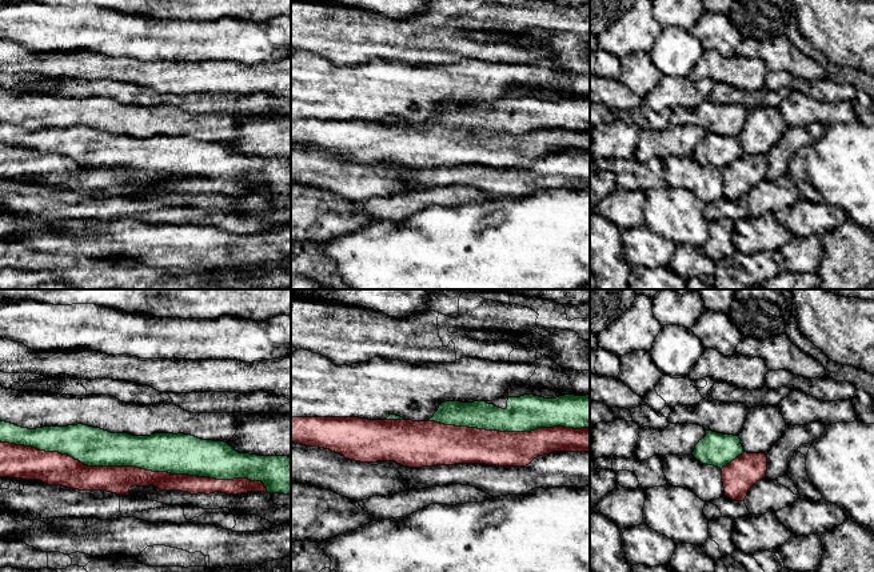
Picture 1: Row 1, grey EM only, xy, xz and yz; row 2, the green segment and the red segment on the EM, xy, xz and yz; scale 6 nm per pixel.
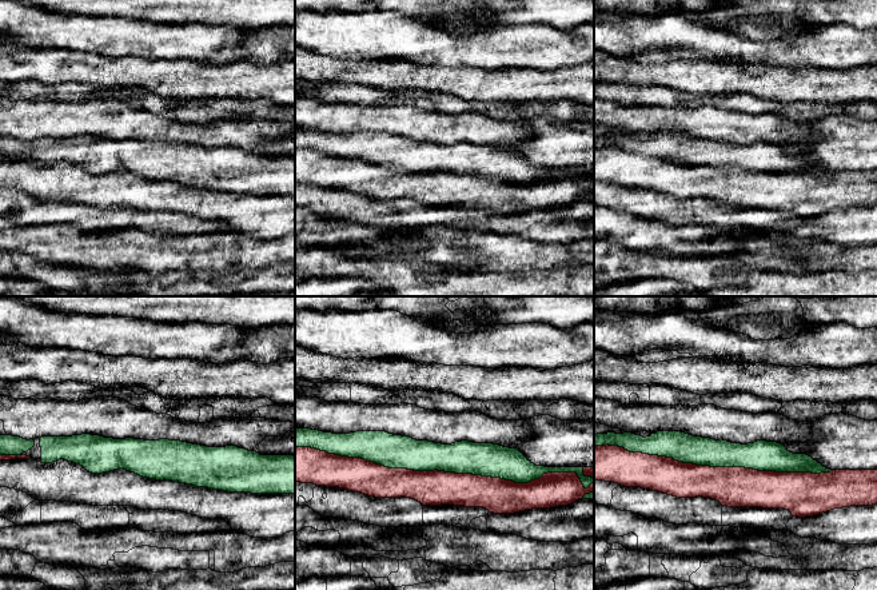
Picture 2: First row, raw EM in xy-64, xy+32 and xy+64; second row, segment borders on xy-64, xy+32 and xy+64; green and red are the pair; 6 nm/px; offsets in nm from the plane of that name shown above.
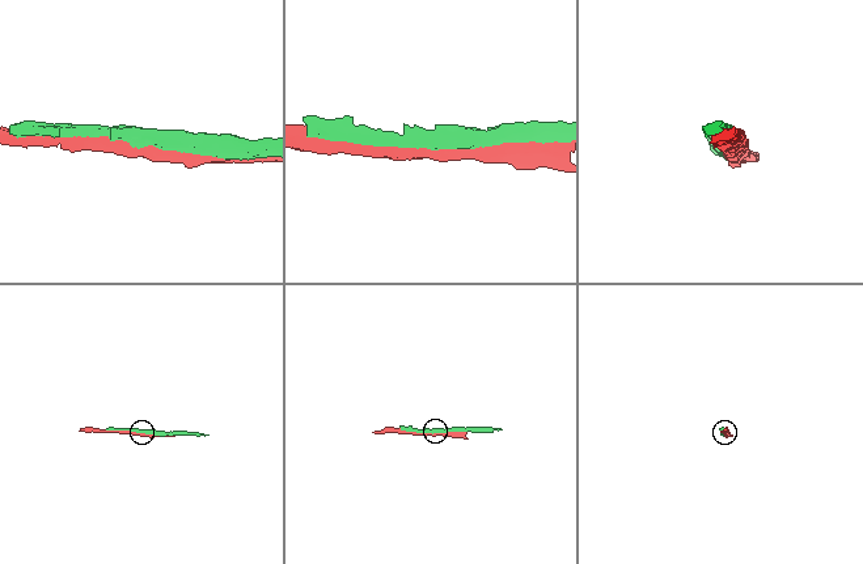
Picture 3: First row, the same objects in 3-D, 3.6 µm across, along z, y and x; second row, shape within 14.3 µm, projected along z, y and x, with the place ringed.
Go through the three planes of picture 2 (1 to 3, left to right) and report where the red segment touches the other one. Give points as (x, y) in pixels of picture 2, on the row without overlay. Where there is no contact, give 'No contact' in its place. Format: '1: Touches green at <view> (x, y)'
1: Touches green at xy-64 (10, 155)
2: Touches green at xy+32 (446, 172)
3: Touches green at xy+64 (714, 167)

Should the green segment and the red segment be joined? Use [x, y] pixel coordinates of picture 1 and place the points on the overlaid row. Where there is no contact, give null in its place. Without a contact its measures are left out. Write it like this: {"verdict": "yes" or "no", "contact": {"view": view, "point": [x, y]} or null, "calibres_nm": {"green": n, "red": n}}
{"verdict": "no", "contact": {"view": "xy", "point": [136, 467]}, "calibres_nm": {"green": 240, "red": 160}}

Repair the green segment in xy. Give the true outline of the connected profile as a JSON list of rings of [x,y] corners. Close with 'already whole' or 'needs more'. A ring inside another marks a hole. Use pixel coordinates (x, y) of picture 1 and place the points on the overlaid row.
[[[0,421],[0,441],[68,455],[88,467],[136,467],[152,472],[216,480],[246,477],[251,481],[262,481],[268,493],[291,493],[291,457],[239,453],[224,441],[201,440],[191,435],[155,433],[151,436],[132,436],[128,433],[111,433],[83,424],[28,429]]]; already whole

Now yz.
[[[706,431],[706,436],[695,445],[693,456],[702,464],[722,469],[743,453],[739,436]]]; already whole

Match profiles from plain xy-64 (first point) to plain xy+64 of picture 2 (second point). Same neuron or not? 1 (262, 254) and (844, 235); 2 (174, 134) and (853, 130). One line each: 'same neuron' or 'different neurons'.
1: different neurons
2: different neurons

